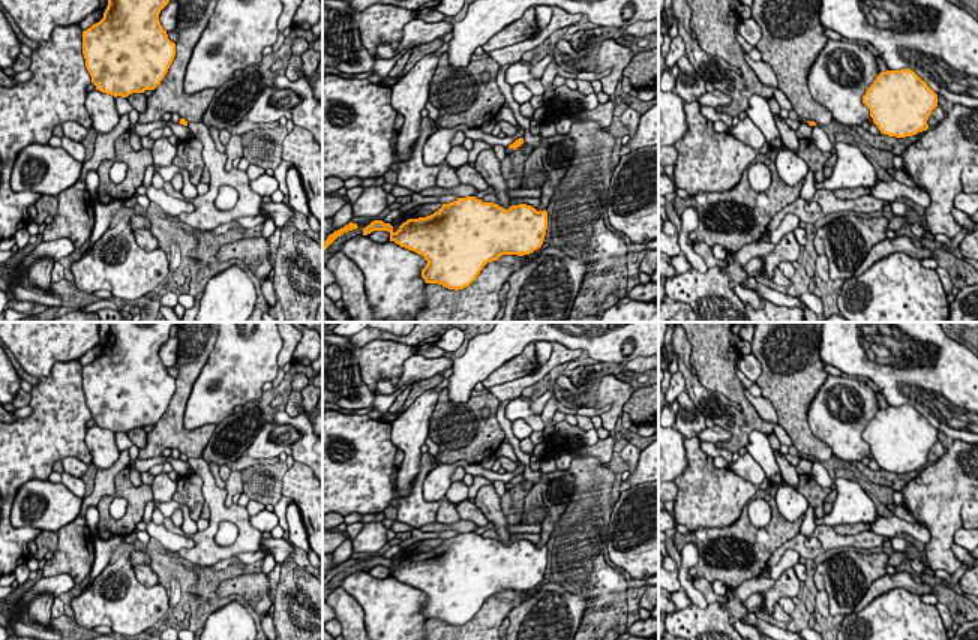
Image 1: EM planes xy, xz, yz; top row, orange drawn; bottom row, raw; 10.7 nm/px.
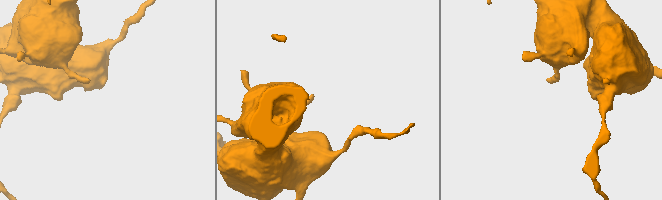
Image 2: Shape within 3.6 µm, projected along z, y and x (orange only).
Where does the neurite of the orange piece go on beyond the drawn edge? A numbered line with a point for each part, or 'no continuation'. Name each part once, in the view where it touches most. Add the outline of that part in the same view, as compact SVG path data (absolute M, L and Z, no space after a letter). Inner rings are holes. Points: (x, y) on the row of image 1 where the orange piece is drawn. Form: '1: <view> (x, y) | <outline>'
no continuation

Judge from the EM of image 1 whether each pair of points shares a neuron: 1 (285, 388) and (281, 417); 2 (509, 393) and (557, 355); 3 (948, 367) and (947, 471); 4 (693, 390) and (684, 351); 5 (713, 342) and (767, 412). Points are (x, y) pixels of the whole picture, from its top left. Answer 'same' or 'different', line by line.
1: different
2: same
3: different
4: same
5: different

